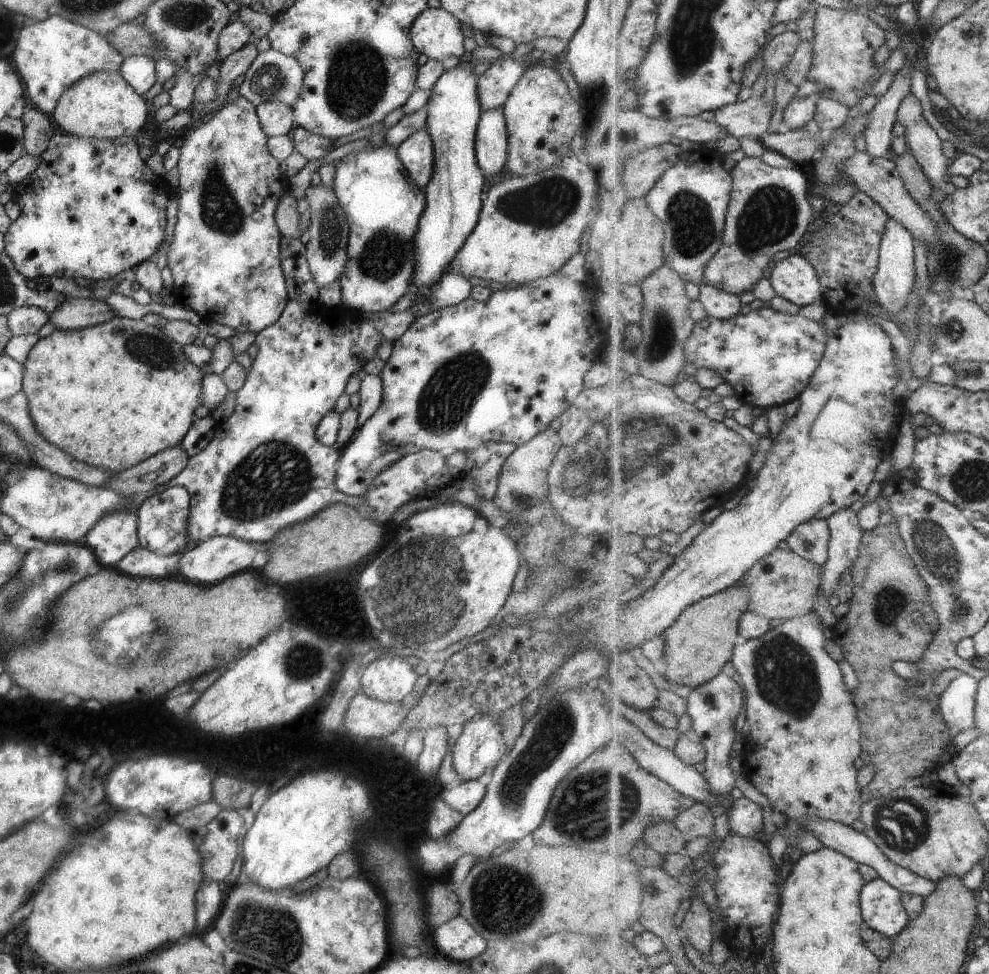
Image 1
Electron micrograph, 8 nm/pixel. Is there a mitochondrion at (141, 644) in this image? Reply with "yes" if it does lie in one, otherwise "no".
yes

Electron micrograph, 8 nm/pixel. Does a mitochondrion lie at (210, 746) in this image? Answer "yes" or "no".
no

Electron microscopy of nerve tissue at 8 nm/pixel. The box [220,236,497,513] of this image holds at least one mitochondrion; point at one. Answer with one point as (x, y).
(447, 398)

